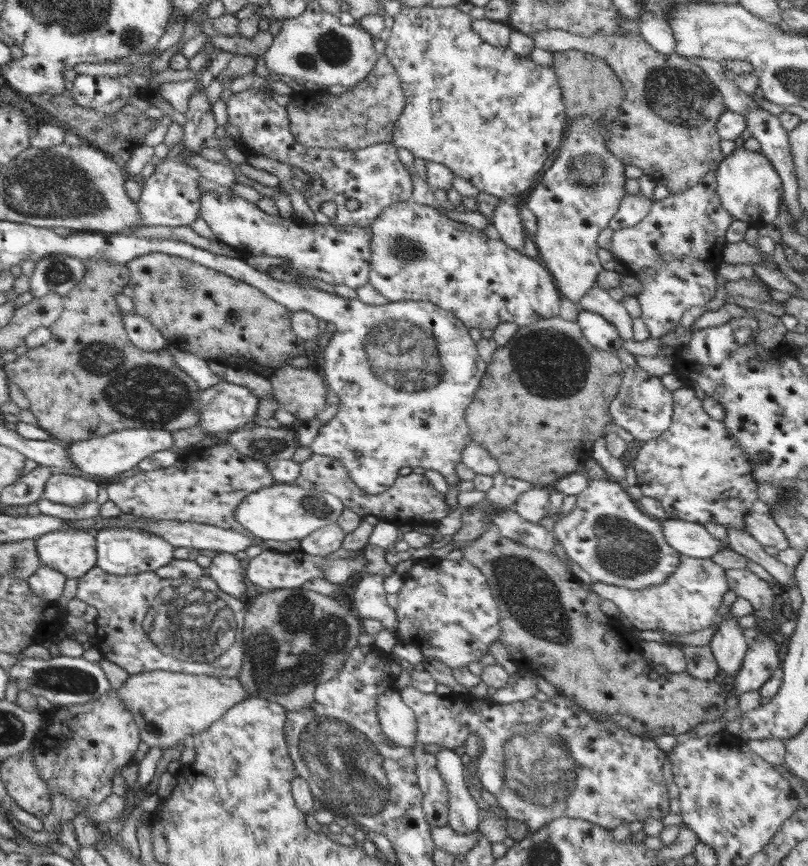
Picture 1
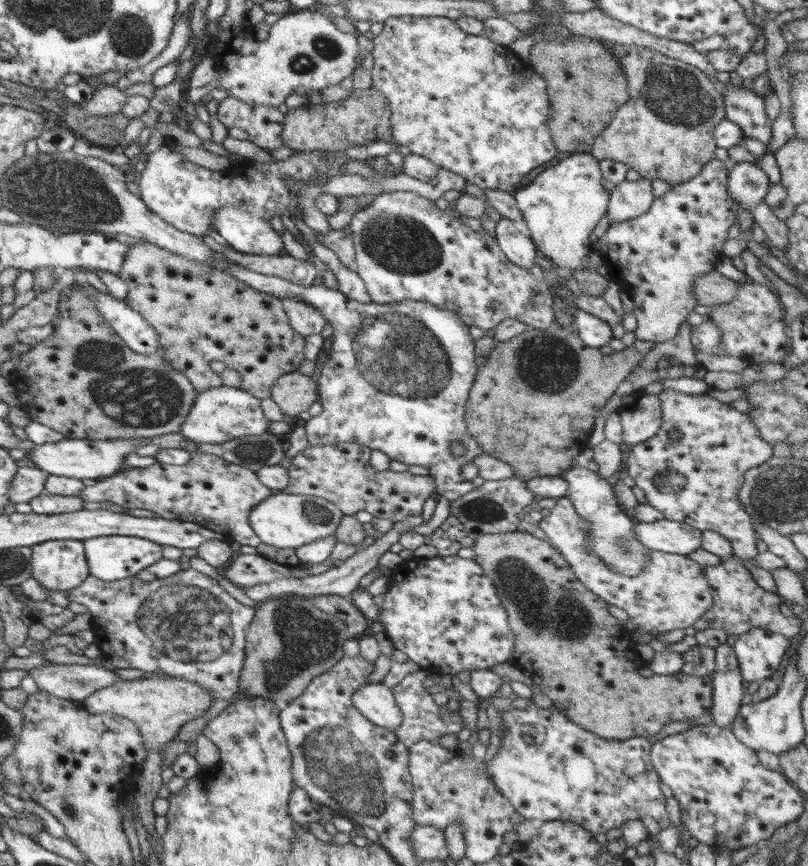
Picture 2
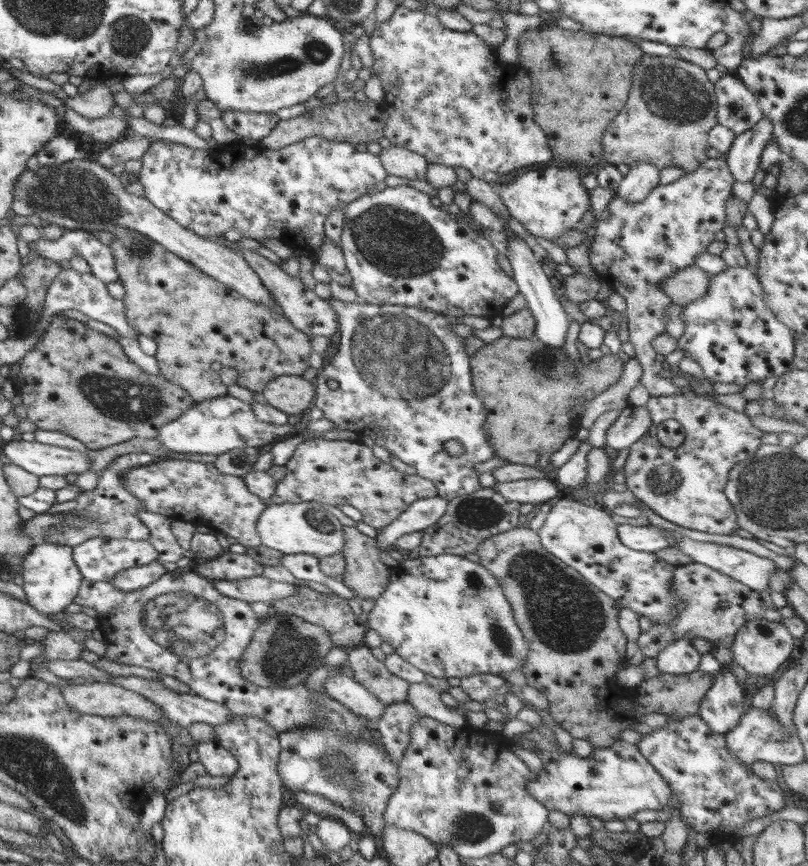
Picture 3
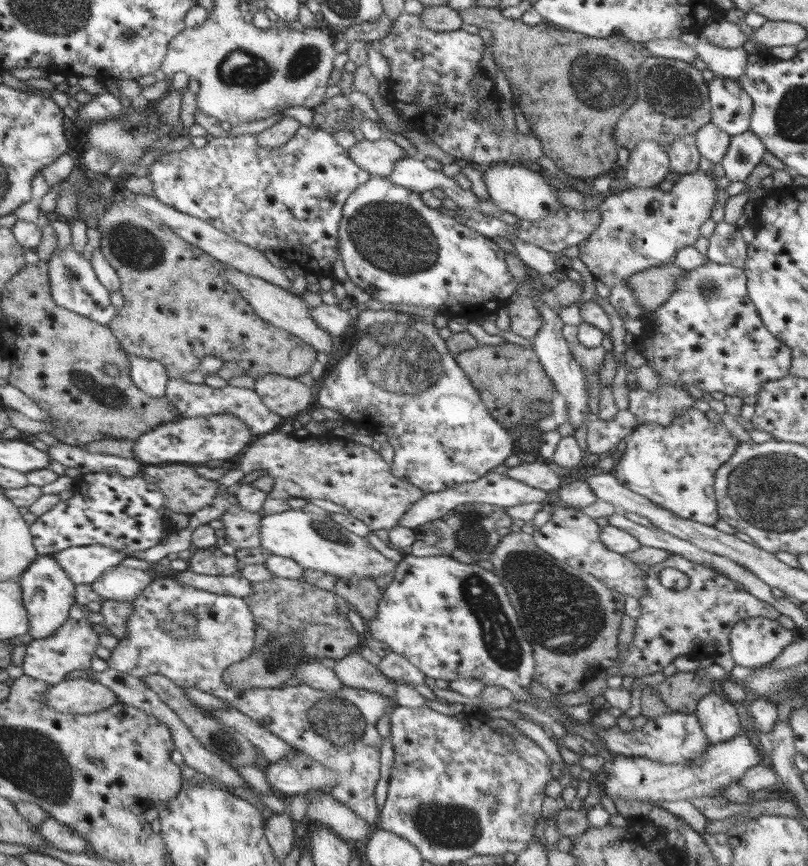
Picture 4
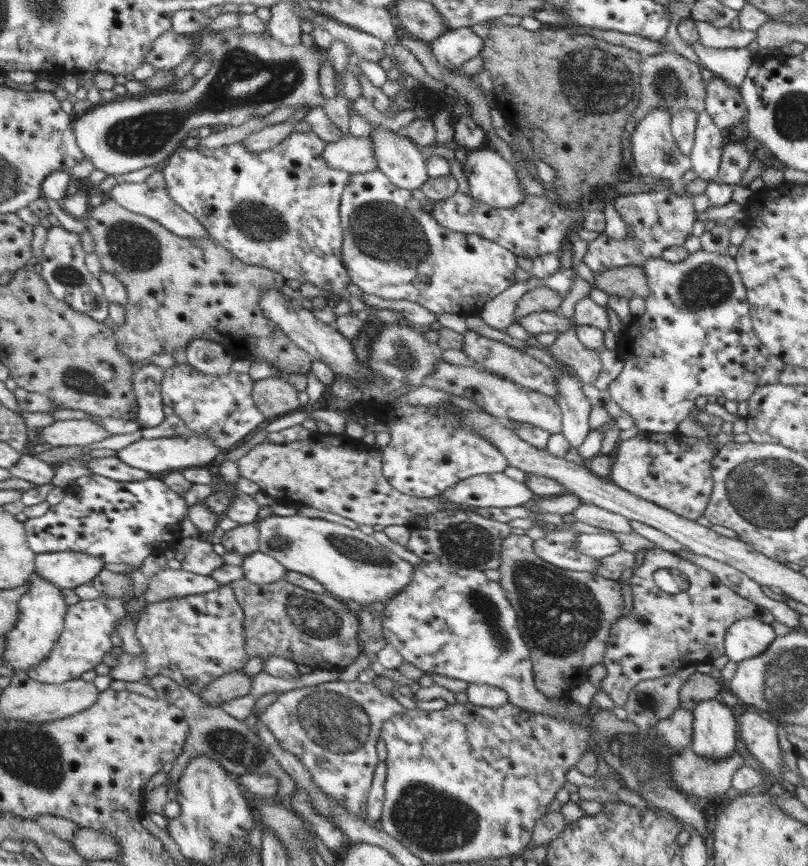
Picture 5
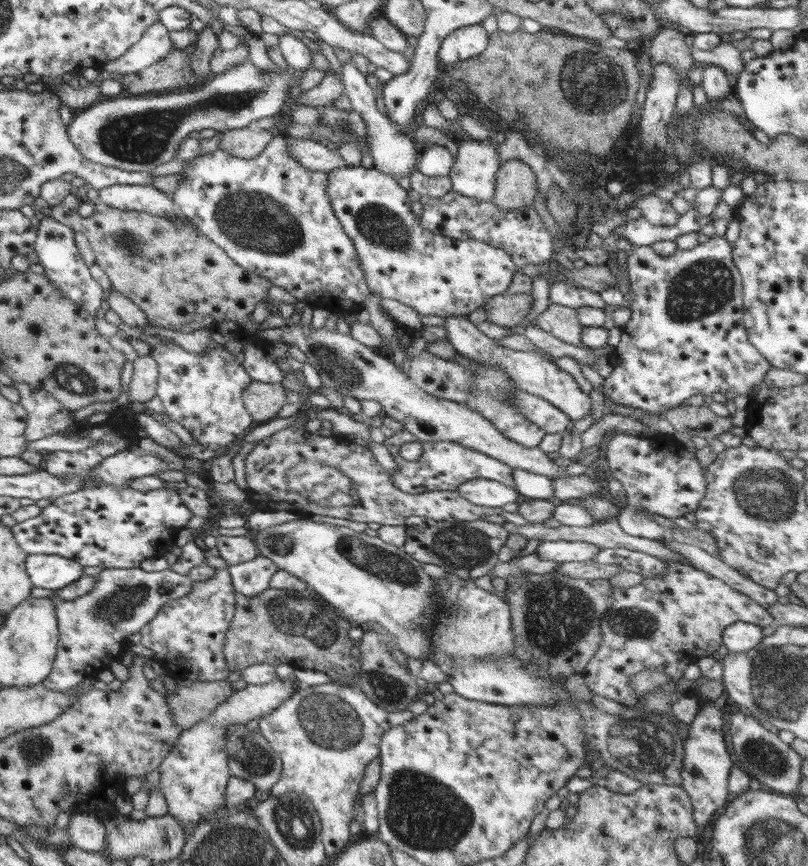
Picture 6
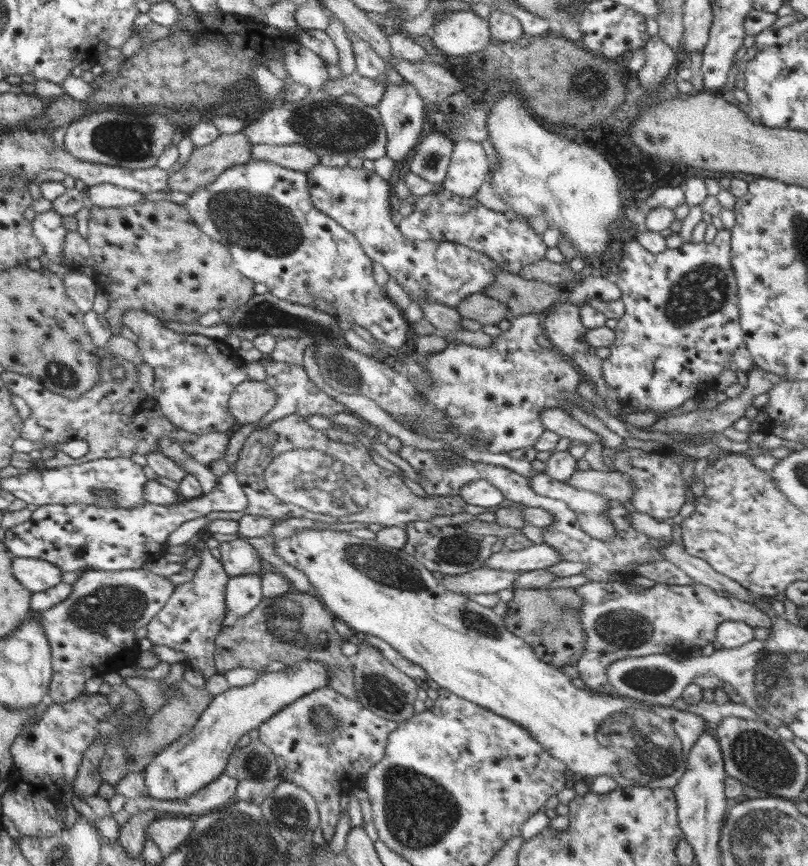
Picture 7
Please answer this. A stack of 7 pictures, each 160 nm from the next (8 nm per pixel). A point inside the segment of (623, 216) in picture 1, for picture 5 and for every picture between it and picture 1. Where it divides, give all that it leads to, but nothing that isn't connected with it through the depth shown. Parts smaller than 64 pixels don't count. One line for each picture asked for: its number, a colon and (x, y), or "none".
2: (628, 199)
3: (634, 187)
4: (648, 165)
5: (656, 156)

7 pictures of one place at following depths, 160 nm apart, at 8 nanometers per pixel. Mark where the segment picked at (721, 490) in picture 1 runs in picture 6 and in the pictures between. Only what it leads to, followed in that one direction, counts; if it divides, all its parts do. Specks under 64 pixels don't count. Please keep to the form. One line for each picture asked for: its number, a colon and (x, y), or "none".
2: (695, 480)
3: (686, 485)
4: (674, 466)
5: (670, 470)
6: (658, 475)

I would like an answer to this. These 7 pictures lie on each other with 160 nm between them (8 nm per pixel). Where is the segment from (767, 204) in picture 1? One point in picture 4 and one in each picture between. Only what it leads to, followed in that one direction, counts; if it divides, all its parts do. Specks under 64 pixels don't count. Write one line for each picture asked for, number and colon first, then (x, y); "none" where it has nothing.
2: (748, 185)
3: (743, 160)
4: (745, 151)

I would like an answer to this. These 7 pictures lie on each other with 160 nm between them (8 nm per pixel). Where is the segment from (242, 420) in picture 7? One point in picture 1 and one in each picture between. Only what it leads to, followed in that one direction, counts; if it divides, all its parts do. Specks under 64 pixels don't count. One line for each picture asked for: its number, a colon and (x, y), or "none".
1: (302, 392)
2: (294, 392)
3: (291, 394)
4: (284, 396)
5: (273, 396)
6: (263, 401)

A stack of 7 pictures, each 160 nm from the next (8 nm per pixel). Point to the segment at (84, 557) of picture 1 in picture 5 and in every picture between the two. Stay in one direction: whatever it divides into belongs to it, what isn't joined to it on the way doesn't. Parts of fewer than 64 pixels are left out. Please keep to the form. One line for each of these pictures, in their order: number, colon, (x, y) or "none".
2: (60, 565)
3: (51, 579)
4: (48, 594)
5: (41, 610)

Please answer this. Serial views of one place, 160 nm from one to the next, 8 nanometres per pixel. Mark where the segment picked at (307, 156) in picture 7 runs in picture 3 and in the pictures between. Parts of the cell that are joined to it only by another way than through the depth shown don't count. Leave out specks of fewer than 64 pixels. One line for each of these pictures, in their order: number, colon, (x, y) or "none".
3: (397, 161)
4: (378, 158)
5: (354, 155)
6: (317, 157)

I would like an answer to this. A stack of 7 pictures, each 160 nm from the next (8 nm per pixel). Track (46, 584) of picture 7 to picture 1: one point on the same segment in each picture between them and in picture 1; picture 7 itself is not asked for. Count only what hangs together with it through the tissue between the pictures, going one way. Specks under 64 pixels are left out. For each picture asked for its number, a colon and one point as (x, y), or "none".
1: (120, 551)
2: (109, 558)
3: (99, 559)
4: (83, 565)
5: (65, 570)
6: (53, 572)

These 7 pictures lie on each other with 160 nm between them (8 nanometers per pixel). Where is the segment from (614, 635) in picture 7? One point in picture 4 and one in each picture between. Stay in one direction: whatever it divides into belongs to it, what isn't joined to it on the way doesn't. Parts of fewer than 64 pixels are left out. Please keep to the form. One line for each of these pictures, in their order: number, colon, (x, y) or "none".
4: (696, 622)
5: (663, 633)
6: (666, 623)

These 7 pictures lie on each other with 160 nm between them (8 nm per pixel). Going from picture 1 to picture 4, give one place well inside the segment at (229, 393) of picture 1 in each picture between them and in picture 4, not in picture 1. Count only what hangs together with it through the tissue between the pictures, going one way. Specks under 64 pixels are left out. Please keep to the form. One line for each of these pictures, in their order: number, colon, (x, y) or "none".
2: (218, 415)
3: (218, 425)
4: (195, 440)

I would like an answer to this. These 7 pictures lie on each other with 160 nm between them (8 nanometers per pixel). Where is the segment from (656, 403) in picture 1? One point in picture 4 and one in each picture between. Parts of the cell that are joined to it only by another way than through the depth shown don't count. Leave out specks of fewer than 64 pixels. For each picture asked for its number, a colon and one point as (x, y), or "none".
2: (641, 417)
3: (632, 424)
4: (602, 436)

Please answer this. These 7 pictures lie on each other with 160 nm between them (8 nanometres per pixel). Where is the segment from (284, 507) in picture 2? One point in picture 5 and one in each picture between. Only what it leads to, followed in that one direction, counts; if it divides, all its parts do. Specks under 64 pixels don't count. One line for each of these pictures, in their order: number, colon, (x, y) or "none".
3: (303, 528)
4: (315, 542)
5: (354, 568)

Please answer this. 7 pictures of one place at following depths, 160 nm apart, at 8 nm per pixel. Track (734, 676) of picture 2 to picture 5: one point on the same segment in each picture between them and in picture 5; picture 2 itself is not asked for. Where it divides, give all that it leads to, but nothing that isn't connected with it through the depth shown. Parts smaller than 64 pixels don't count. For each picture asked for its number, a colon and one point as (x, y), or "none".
3: (721, 708)
4: (717, 715)
5: (714, 727)

